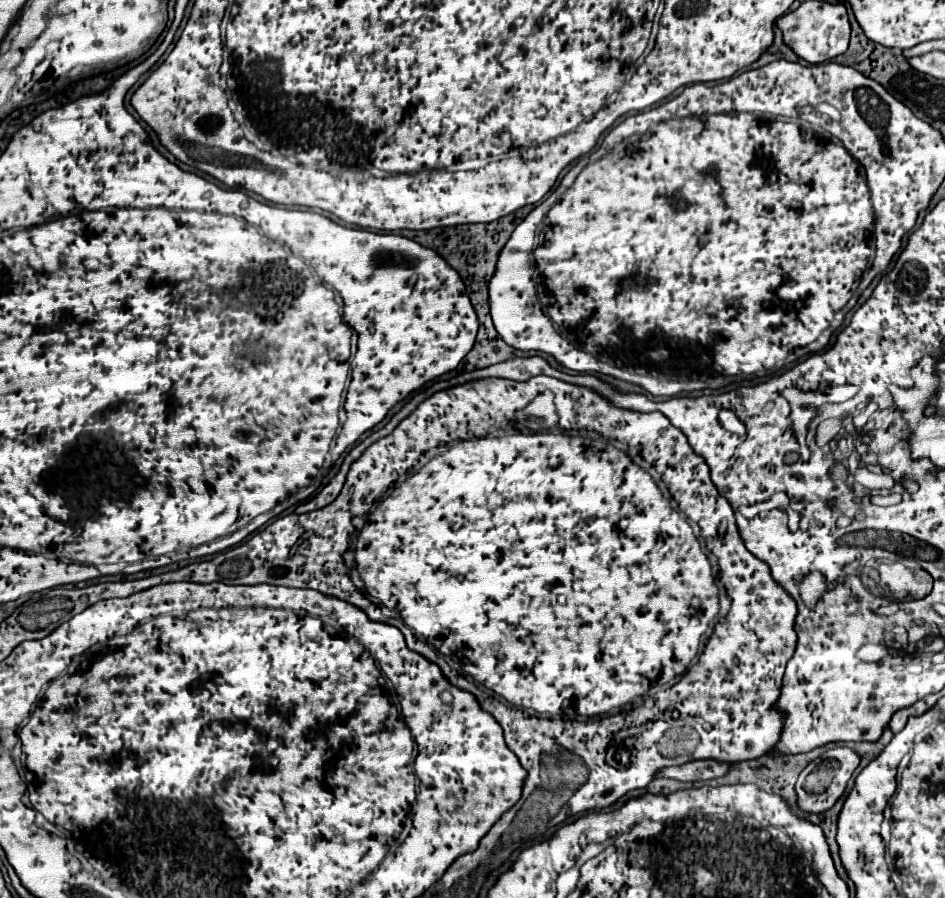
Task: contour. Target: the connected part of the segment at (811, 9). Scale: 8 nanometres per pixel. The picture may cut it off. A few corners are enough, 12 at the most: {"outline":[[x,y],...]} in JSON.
{"outline":[[804,1],[776,25],[810,65],[842,55],[850,23],[842,3]]}

